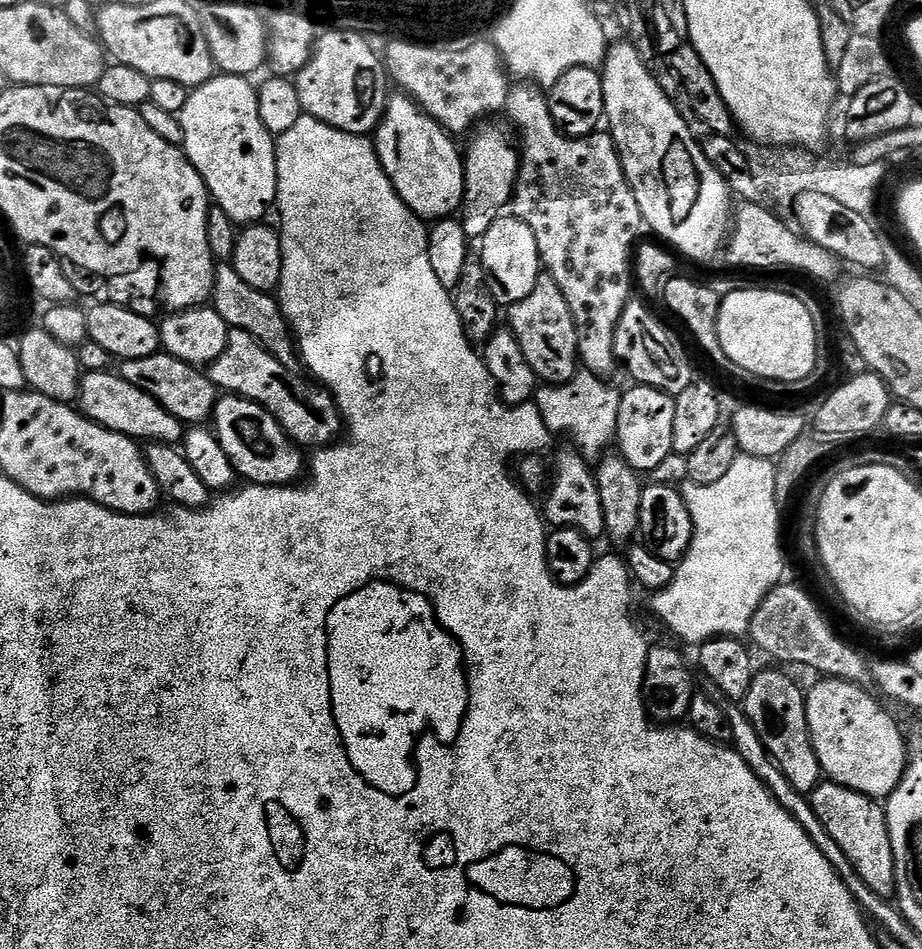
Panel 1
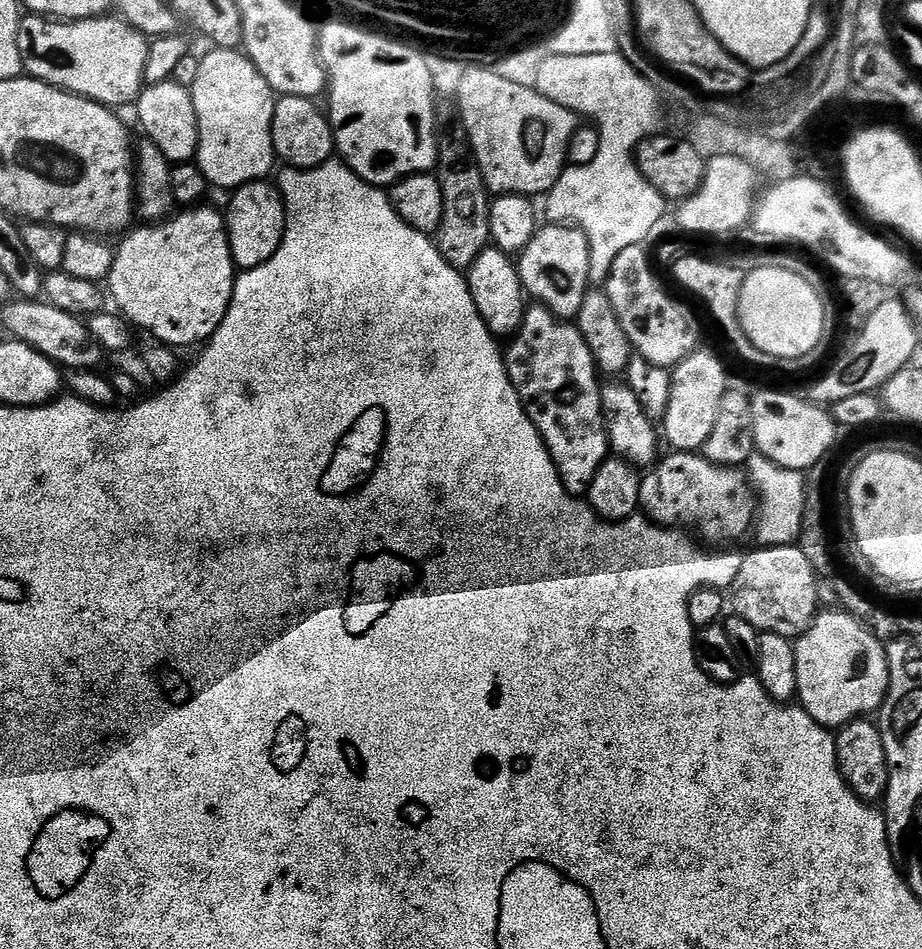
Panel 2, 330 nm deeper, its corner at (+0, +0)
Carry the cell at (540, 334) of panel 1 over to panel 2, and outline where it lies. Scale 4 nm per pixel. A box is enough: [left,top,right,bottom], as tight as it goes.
[519,222,592,322]

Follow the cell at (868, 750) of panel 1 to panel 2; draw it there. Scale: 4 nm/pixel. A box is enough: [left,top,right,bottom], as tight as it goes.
[795,610,890,730]

